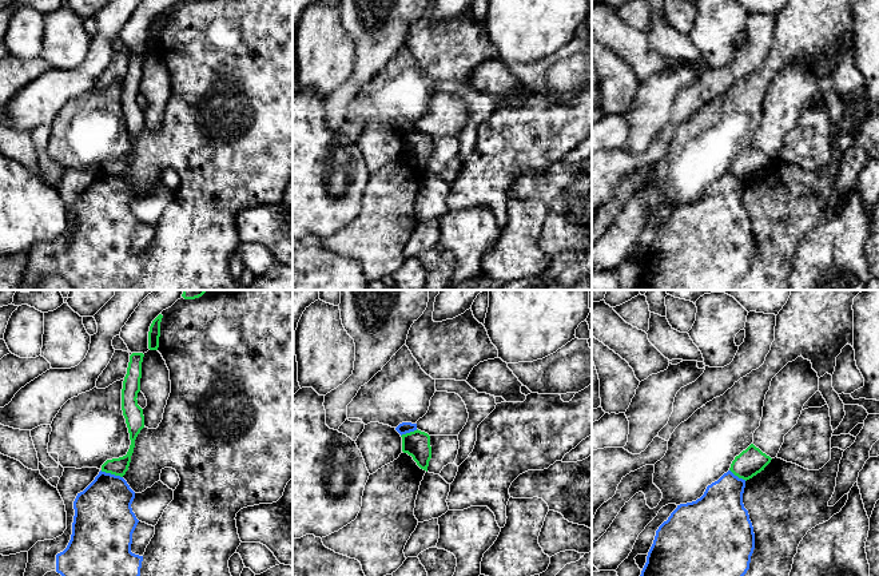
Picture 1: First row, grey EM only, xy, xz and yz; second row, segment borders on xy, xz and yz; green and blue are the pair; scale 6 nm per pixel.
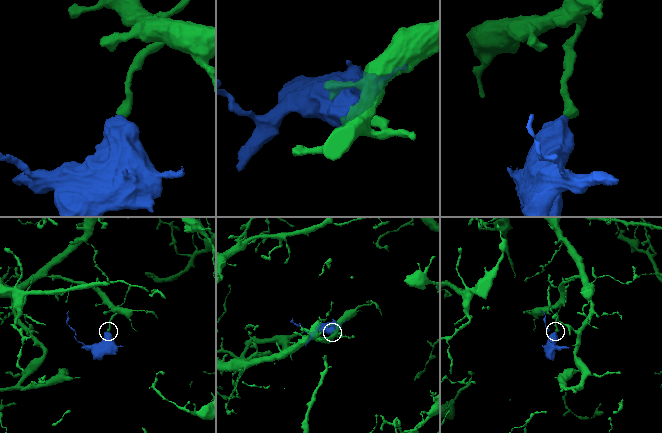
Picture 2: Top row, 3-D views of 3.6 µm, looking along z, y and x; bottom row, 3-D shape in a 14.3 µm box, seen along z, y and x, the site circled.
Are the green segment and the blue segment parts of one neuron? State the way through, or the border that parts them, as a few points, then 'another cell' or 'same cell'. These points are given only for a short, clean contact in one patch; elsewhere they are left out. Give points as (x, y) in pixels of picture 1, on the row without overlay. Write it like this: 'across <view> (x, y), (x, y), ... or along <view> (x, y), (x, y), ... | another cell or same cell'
along xy (100, 171), (122, 178) | another cell

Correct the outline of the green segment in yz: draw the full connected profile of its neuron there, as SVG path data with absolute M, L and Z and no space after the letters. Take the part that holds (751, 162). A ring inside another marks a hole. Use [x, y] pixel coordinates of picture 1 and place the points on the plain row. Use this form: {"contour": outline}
{"contour": "M751 144L743 151L731 164L729 171L743 180L749 180L771 163L771 158L763 154L759 148Z"}

